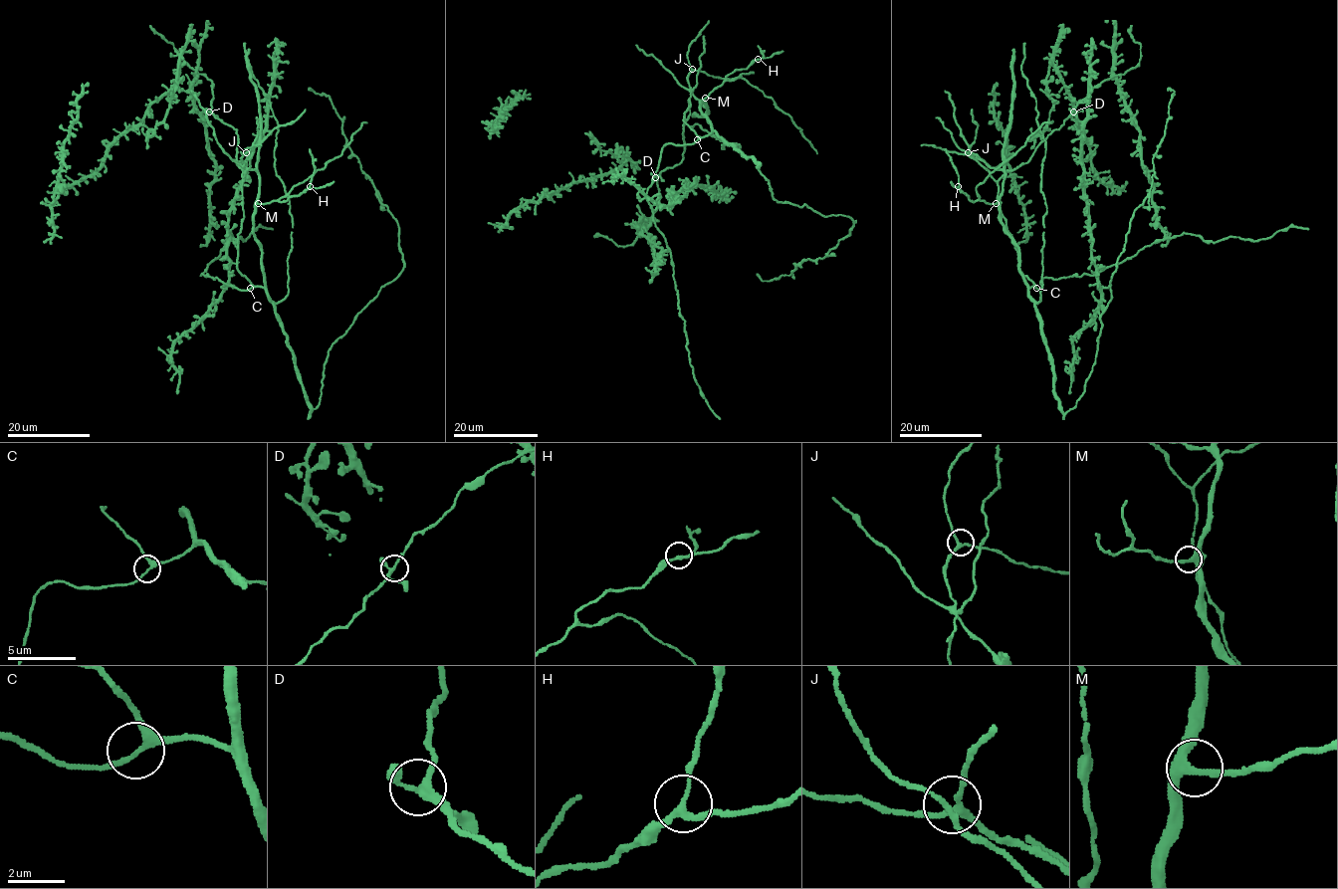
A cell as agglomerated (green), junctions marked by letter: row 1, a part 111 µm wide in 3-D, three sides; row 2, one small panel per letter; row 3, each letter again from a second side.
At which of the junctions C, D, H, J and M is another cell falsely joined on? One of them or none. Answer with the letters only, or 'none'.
none

